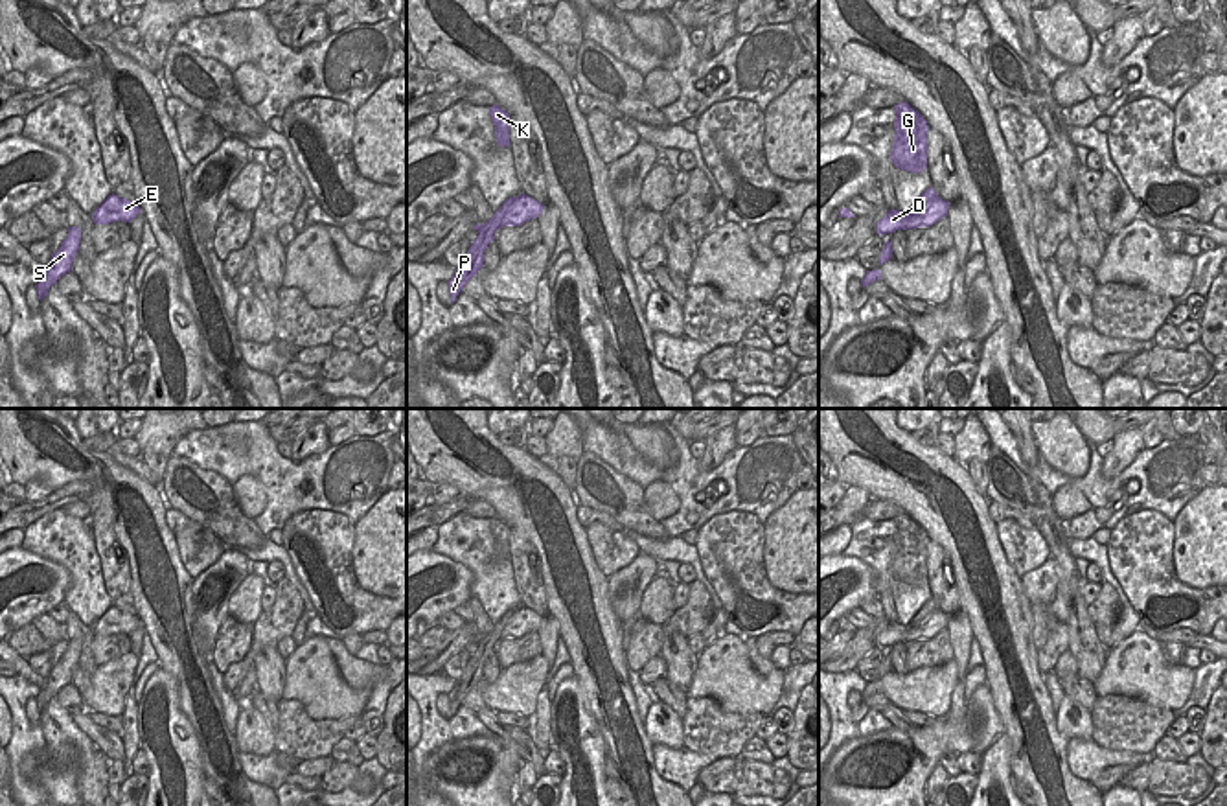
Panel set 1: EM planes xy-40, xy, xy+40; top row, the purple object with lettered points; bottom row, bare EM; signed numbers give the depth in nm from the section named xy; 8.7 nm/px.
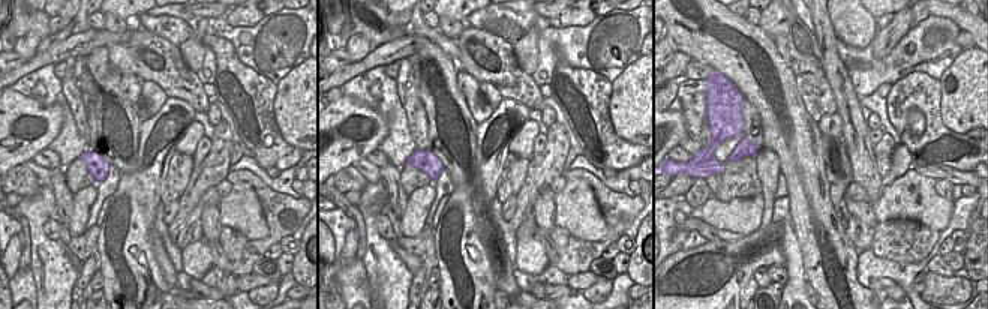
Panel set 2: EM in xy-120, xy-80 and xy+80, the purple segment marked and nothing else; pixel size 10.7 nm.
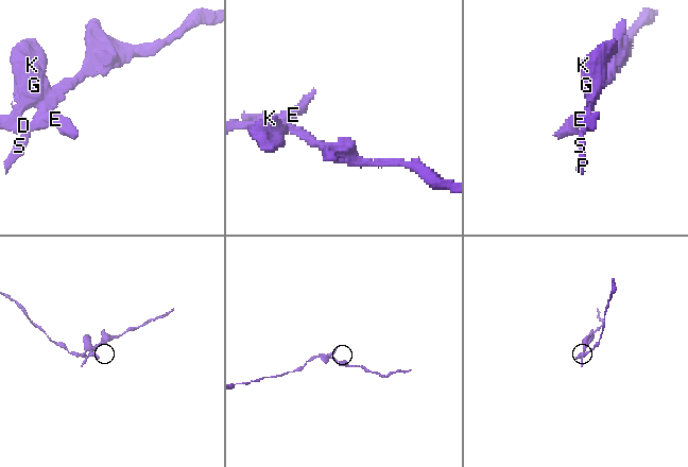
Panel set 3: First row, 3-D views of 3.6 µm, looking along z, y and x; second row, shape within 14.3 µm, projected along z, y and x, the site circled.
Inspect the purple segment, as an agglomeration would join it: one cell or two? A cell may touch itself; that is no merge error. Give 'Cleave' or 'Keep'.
Cleave

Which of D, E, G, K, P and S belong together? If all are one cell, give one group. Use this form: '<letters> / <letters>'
D E / G K P S

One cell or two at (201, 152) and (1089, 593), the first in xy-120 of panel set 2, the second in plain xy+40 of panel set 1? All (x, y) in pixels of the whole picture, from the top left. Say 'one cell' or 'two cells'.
one cell

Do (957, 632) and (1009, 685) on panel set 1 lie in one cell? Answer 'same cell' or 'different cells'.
different cells

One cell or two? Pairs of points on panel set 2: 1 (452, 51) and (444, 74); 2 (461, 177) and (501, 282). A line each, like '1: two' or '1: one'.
1: two
2: one

